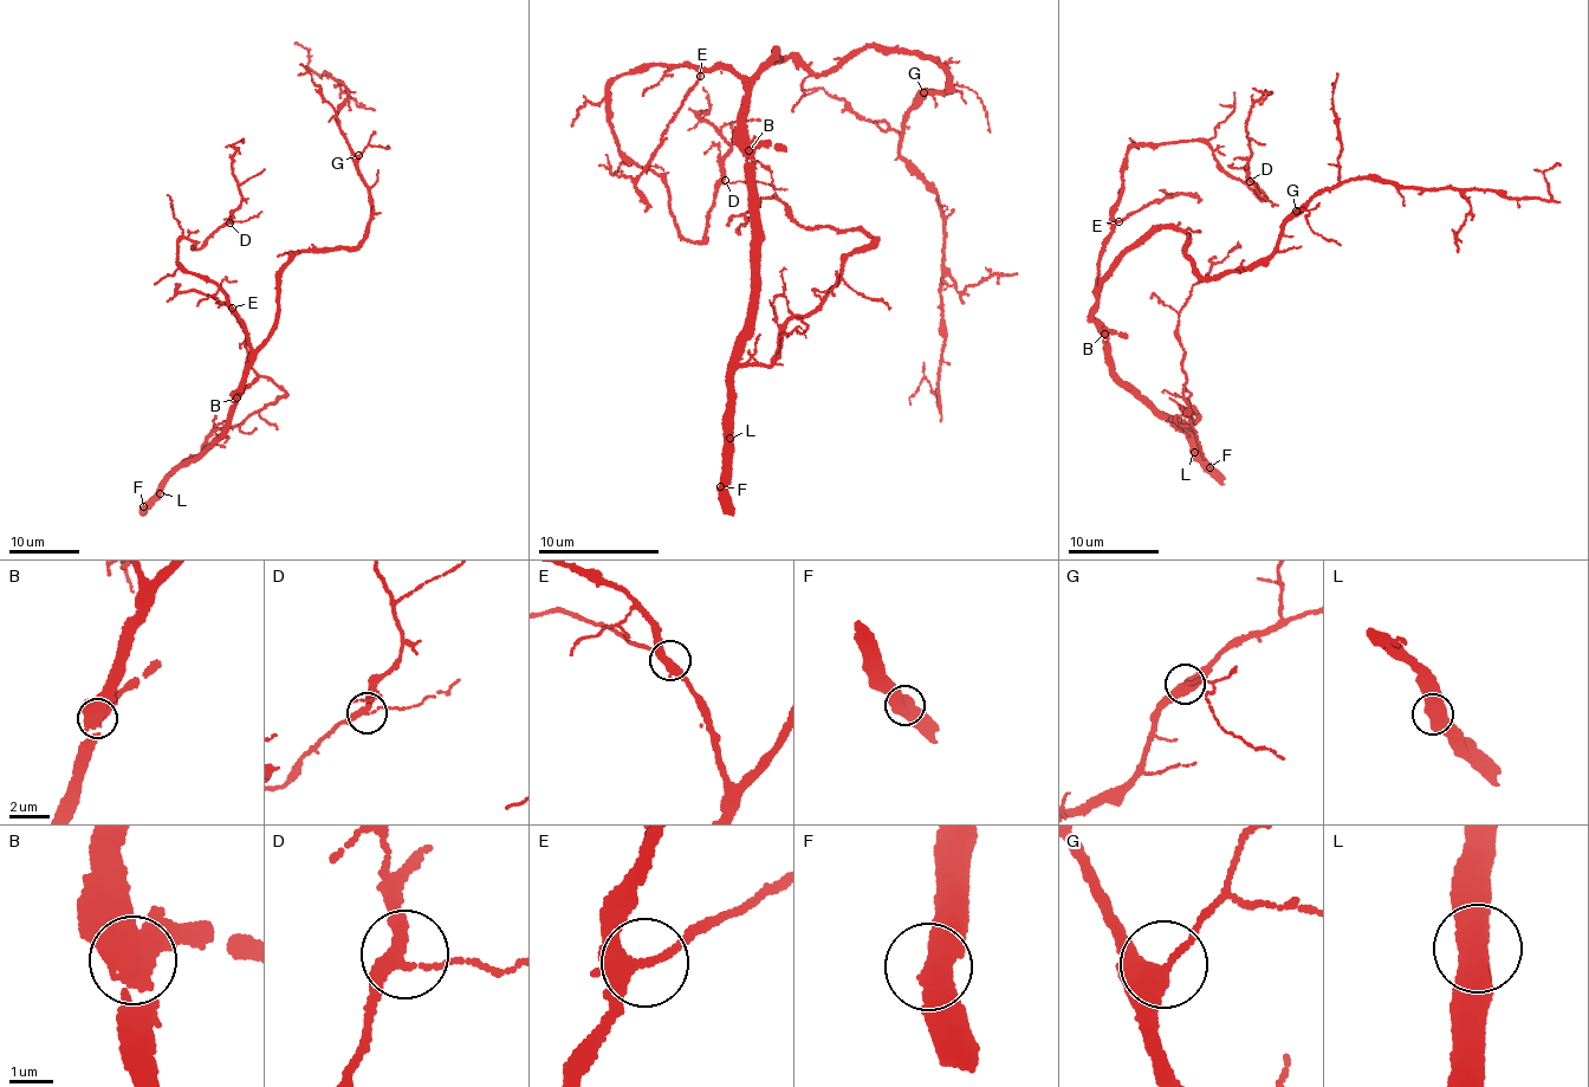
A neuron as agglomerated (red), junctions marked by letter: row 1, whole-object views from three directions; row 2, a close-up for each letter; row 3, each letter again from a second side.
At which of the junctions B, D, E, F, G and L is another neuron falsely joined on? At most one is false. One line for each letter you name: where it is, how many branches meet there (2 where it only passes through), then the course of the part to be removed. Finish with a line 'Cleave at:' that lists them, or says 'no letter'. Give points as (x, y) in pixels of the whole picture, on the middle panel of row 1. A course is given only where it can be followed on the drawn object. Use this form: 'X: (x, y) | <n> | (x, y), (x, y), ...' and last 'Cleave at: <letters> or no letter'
Cleave at: no letter

